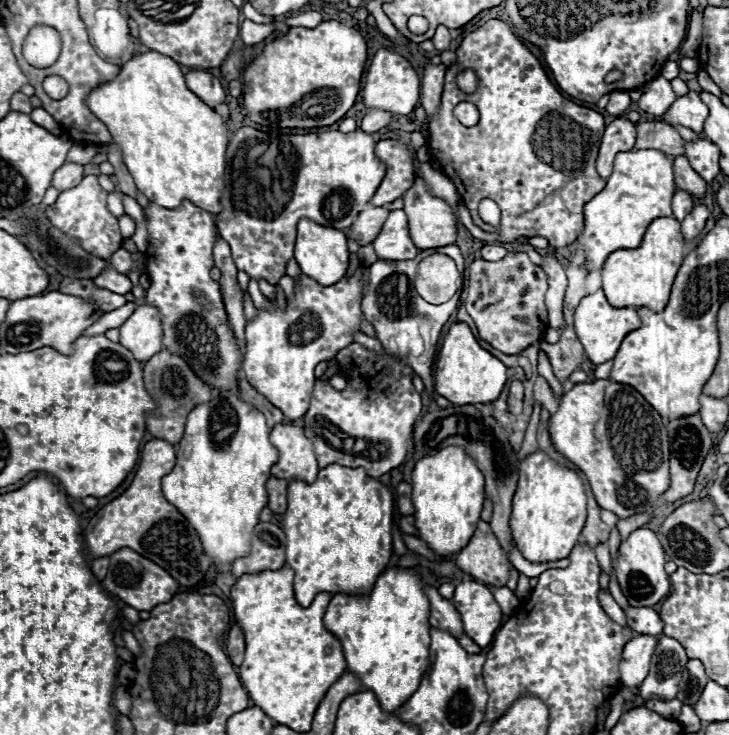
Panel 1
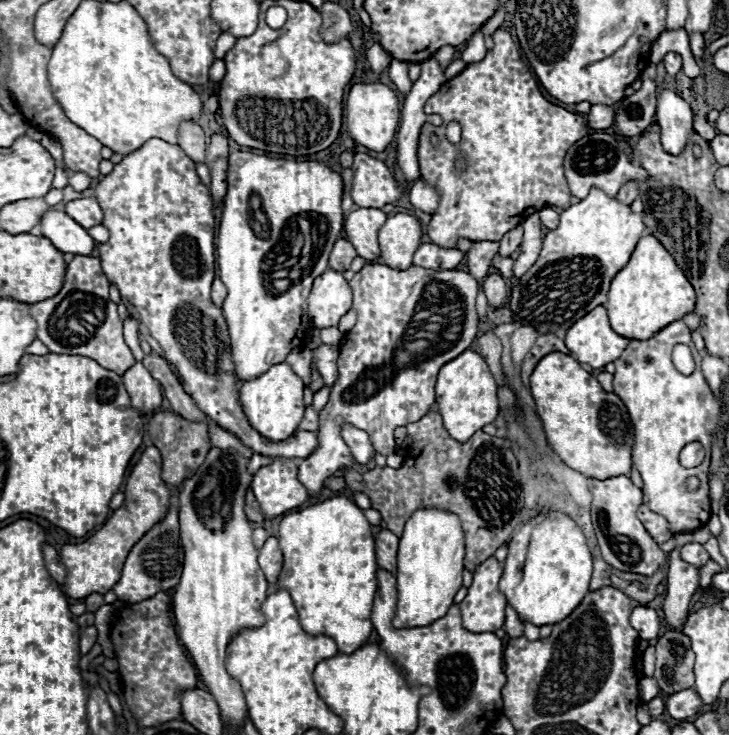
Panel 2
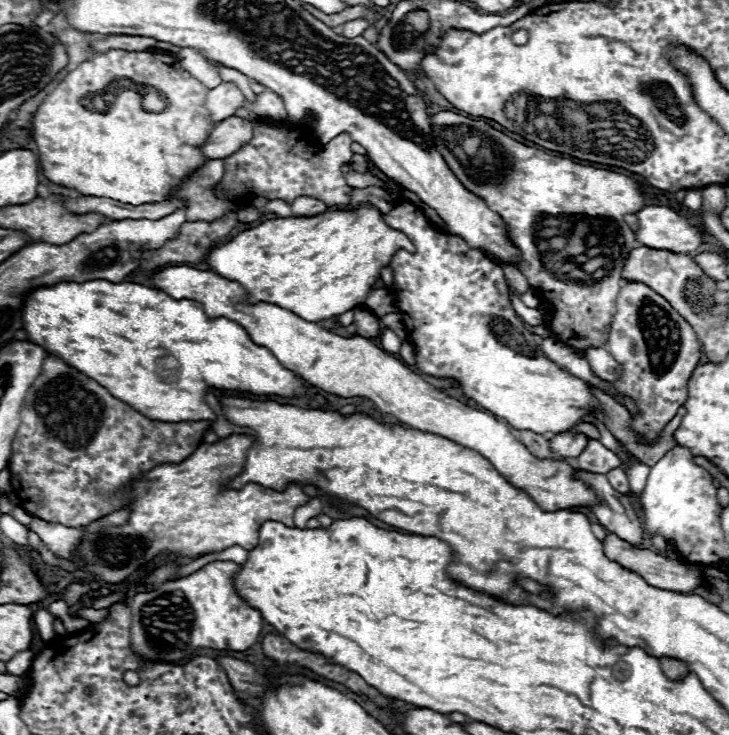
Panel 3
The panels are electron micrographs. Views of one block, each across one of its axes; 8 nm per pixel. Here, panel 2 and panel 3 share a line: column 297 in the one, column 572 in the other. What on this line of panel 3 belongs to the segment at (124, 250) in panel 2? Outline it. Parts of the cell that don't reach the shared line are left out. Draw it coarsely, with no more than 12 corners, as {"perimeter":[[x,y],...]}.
{"perimeter":[[564,432],[550,438],[560,458],[576,458],[586,448],[584,434]]}

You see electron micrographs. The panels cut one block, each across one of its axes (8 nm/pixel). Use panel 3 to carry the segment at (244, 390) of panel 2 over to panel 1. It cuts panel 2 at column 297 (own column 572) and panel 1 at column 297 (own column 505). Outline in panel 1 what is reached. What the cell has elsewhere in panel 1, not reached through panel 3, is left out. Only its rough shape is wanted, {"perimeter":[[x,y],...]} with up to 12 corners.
{"perimeter":[[362,268],[246,322],[242,370],[290,422],[354,342]]}

